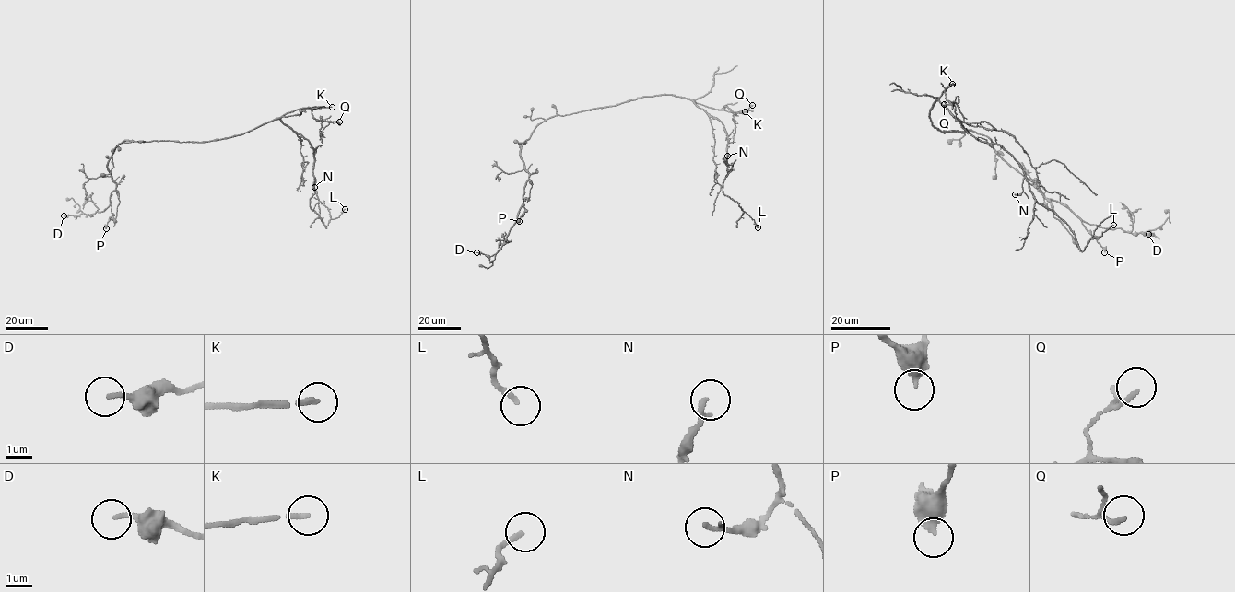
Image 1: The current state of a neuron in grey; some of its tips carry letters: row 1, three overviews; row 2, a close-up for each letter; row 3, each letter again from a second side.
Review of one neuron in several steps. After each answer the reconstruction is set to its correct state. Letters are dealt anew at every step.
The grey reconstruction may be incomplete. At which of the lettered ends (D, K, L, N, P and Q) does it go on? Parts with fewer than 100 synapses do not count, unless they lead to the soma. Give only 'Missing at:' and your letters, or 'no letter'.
Missing at: K

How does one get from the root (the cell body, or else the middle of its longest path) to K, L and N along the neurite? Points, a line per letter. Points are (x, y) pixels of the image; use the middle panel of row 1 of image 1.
K: (621, 103), (643, 97), (671, 95), (716, 110), (745, 111)
L: (621, 103), (671, 95), (691, 99), (719, 120), (727, 133), (723, 192), (737, 203), (758, 227)
N: (621, 103), (663, 95), (690, 99), (722, 122), (727, 133), (727, 156)

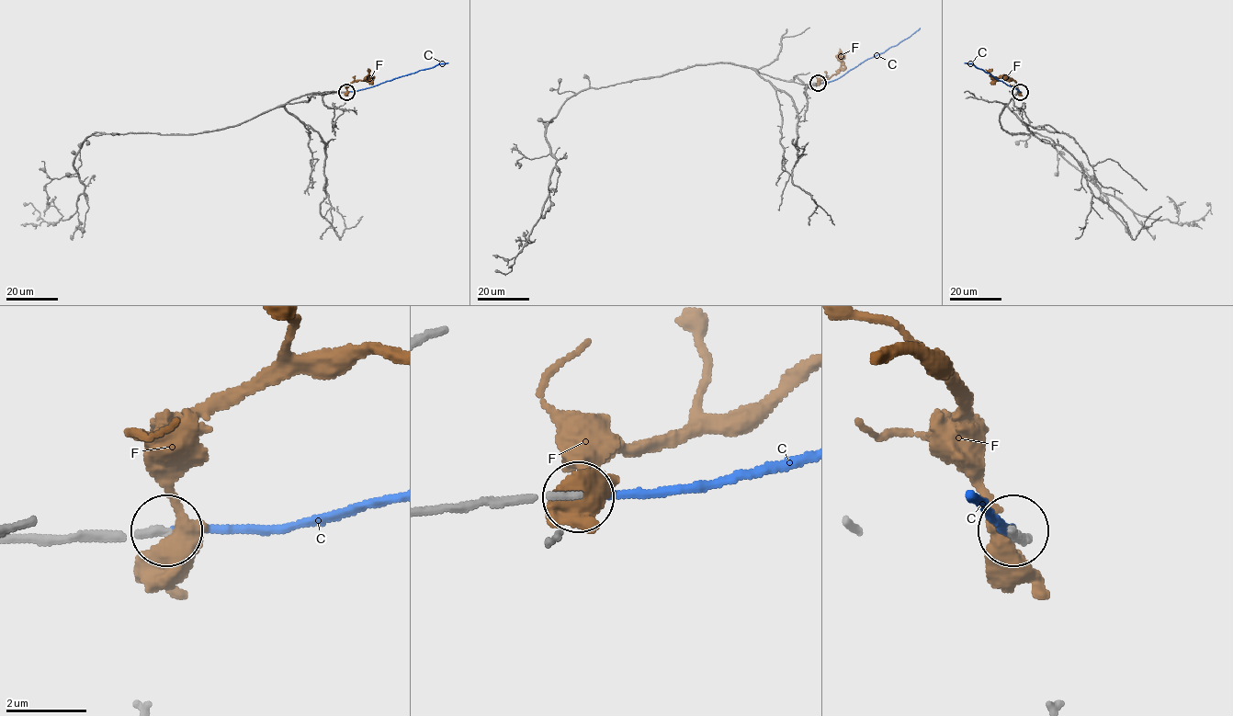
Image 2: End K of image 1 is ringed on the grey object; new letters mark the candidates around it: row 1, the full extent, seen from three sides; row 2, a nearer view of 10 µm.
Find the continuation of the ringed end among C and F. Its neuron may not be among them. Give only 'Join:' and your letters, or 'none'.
Join: C

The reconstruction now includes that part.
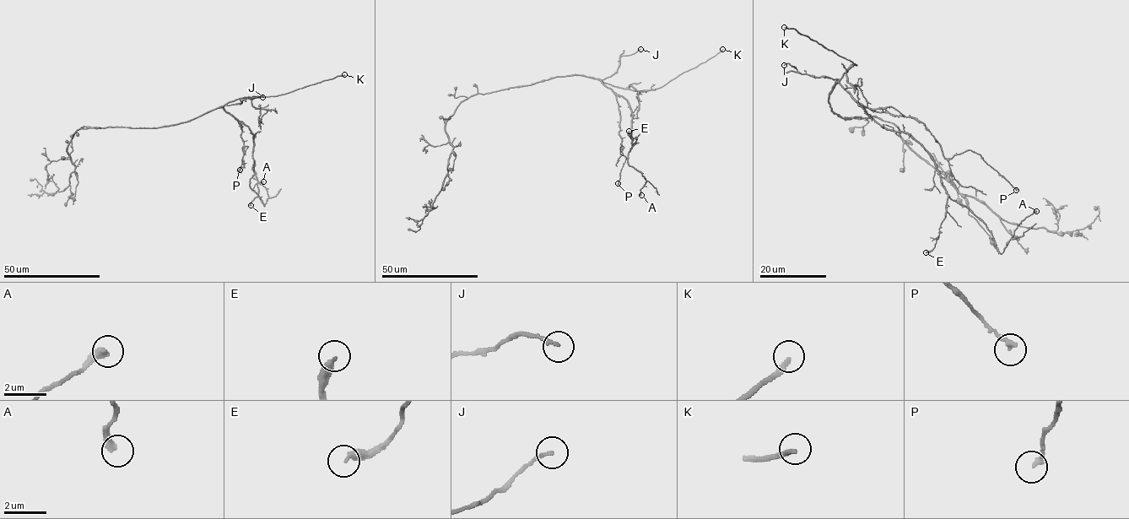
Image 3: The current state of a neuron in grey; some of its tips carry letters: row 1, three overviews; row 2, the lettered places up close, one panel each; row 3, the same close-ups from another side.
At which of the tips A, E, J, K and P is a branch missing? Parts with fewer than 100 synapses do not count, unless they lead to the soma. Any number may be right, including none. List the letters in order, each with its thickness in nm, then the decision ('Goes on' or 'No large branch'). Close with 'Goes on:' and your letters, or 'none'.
A: Thickness 360 nm. No large branch
E: Thickness 340 nm. No large branch
J: Thickness 150 nm. No large branch
K: Thickness 200 nm. Goes on
P: Thickness 240 nm. No large branch
Goes on: K

